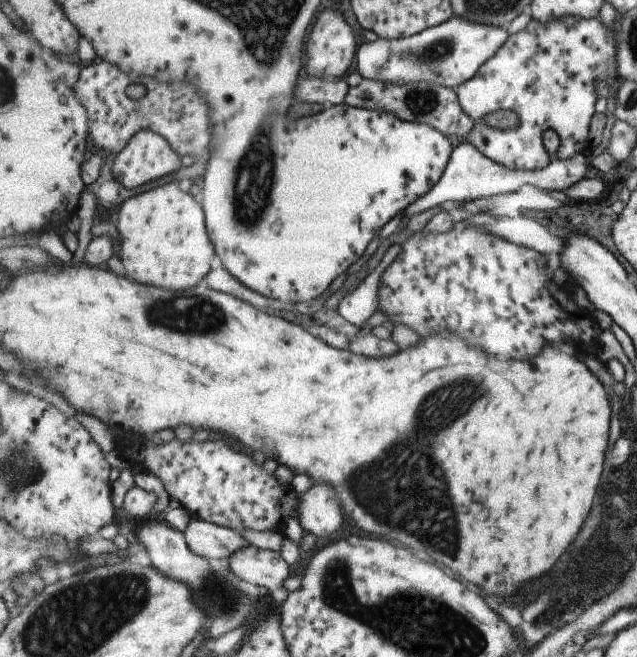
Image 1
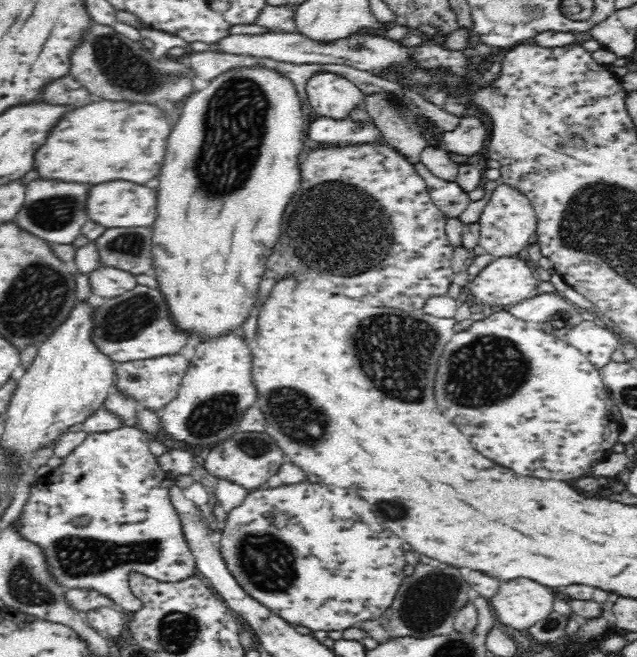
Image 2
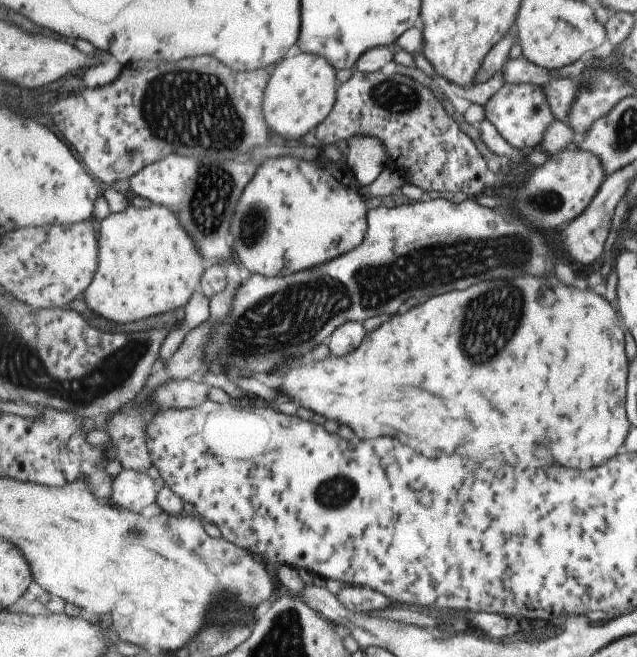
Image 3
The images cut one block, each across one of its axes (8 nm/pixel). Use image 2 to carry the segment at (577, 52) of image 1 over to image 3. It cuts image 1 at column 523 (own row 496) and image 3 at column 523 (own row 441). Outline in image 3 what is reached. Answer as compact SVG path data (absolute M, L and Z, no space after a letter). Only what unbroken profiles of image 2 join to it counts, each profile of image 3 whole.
M533 82L504 84L485 104L487 120L497 128L499 134L519 149L540 148L545 140L545 132L557 118L547 102L543 86Z

